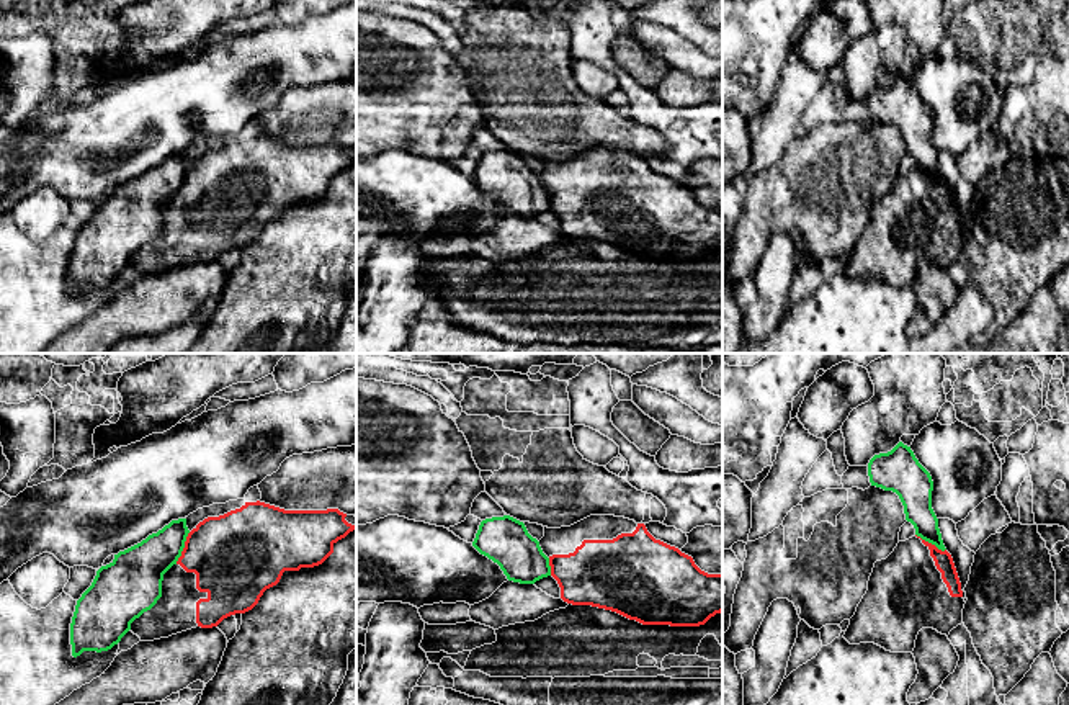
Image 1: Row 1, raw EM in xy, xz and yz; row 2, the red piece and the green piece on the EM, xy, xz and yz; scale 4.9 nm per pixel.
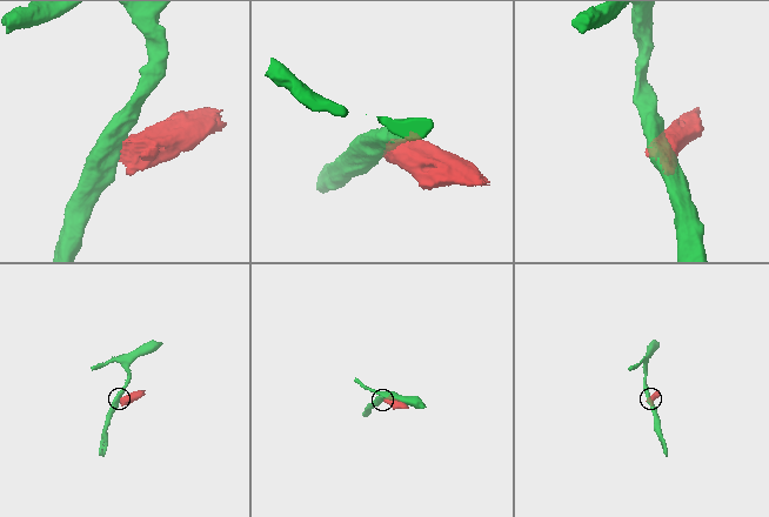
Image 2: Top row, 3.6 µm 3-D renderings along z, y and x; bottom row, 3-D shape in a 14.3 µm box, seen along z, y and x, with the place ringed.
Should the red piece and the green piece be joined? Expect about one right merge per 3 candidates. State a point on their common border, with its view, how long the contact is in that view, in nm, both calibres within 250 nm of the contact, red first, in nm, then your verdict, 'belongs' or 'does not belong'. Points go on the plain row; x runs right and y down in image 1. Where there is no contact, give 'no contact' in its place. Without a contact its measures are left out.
contact xy (183, 182); length 180 nm; calibres 420 and 240 nm; does not belong

